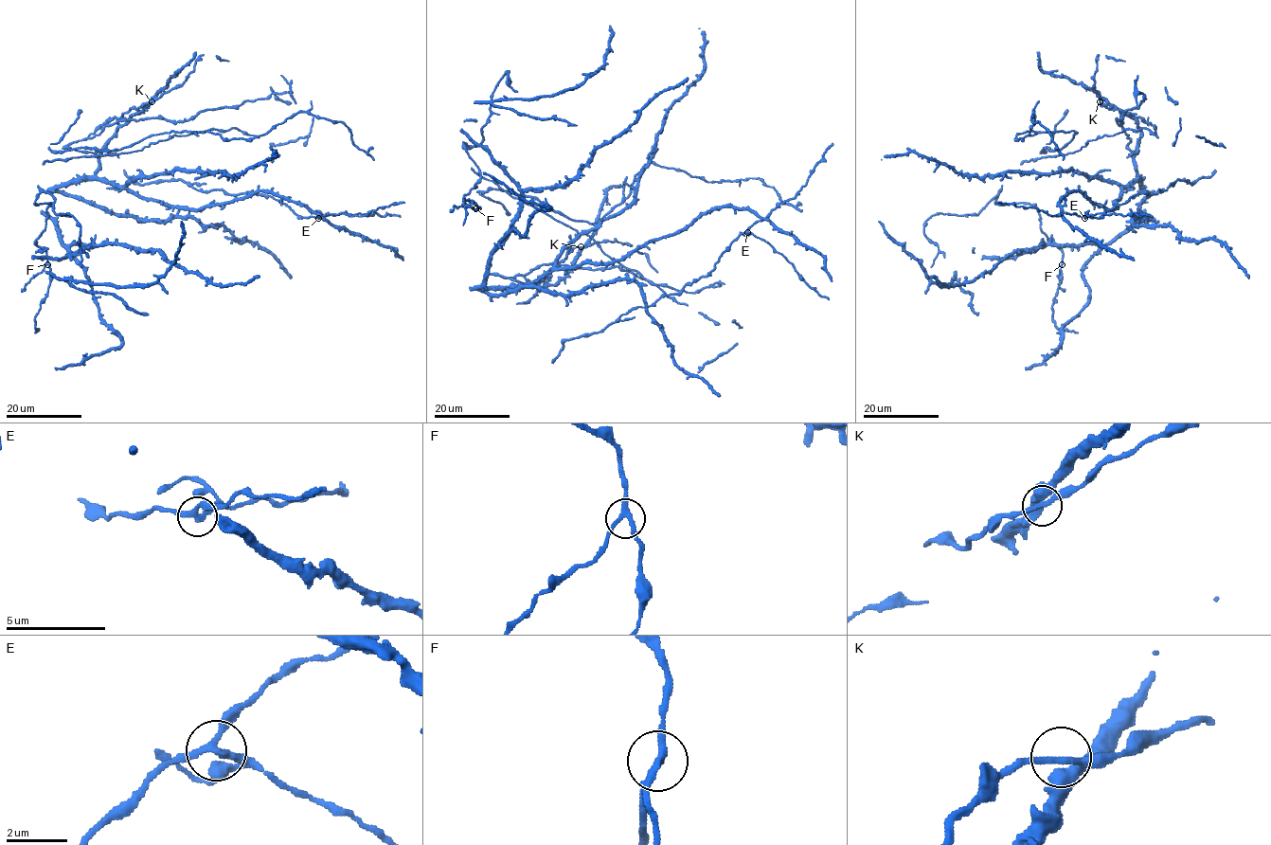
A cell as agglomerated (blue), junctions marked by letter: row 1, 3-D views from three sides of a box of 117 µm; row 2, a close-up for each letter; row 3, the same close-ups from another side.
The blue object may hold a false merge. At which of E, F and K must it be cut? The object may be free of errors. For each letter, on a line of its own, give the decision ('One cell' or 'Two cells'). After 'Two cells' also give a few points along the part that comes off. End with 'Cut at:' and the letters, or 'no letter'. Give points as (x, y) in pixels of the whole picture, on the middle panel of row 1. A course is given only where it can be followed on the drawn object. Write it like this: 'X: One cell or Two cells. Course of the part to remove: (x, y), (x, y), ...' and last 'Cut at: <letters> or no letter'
E: Two cells. Course of the part to remove: (747, 232), (762, 239), (789, 261), (811, 288), (829, 299)
F: One cell
K: One cell
Cut at: E

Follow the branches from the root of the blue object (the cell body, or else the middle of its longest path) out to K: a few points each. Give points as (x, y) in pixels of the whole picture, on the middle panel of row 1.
K: (506, 278), (541, 288), (555, 285), (572, 267), (581, 246)

